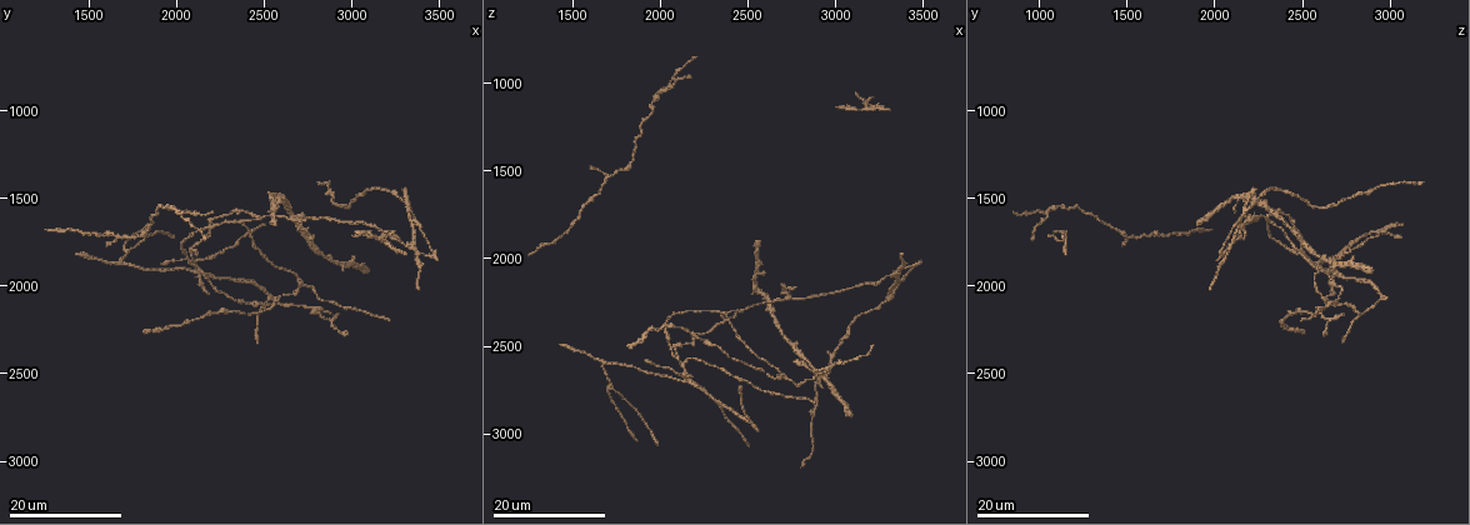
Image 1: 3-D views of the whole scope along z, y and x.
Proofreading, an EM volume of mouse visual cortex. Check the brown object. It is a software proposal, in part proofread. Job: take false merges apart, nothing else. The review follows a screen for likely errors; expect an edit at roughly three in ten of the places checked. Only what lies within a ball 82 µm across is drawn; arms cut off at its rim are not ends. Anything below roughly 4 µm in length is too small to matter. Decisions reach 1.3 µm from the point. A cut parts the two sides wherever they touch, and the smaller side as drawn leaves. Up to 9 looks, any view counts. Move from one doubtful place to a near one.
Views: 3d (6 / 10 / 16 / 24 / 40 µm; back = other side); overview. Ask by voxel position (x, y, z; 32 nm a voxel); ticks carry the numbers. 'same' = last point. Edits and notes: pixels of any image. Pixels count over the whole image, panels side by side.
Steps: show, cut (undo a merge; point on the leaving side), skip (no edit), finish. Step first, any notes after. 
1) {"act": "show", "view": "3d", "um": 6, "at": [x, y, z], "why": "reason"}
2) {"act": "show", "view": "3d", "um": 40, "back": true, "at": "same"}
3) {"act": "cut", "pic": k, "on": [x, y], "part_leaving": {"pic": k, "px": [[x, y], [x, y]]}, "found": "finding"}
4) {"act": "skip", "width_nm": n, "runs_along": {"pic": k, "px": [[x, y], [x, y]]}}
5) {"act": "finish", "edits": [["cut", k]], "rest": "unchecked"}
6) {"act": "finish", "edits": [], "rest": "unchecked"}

{"act": "show", "view": "3d", "um": 16, "at": [3320, 1780, 2100], "why": "calibre changes"}

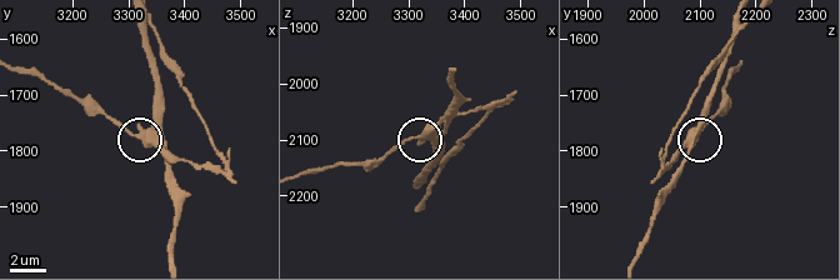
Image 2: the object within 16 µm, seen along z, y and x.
{"act": "show", "view": "3d", "um": 6, "at": [3315, 1765, 2095]}

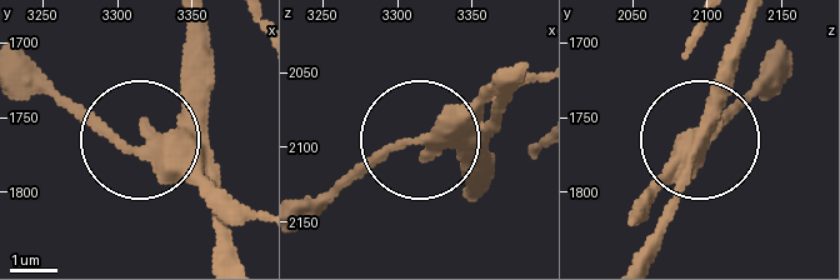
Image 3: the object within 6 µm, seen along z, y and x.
{"act": "cut", "pic": 3, "on": [195, 75], "width_nm": 370, "part_leaving": {"pic": 3, "px": [[198, 140], [198, 24]]}, "found": "two cells meet here"}

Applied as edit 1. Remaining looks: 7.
{"act": "show", "view": "3d", "um": 10, "at": [3455, 1805, 2040], "why": "sudden change in width"}

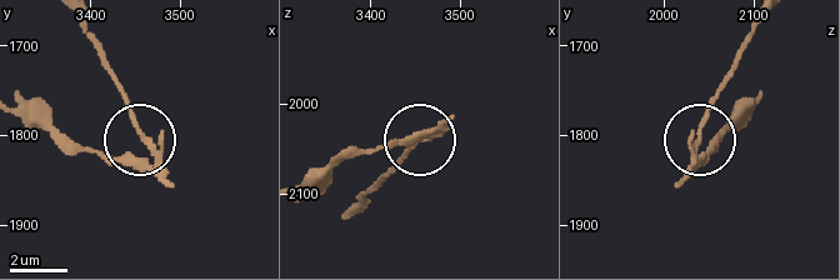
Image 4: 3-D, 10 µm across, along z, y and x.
{"act": "cut", "pic": 4, "on": [136, 130], "part_leaving": {"pic": 4, "px": [[156, 161], [154, 143], [85, 20]]}, "found": "two cells meet here"}

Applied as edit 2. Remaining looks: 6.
{"act": "show", "view": "3d", "um": 24, "at": [2760, 1620, 2220], "why": "four or more arms meet"}

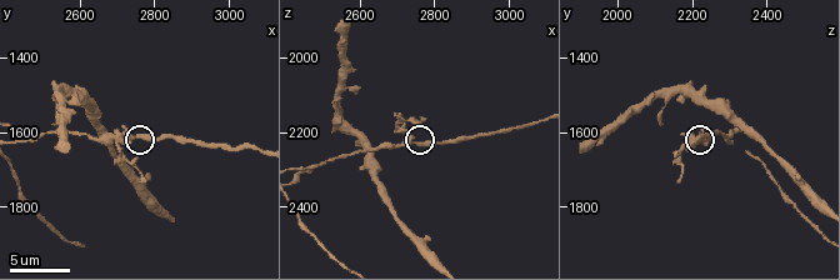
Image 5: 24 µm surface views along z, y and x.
{"act": "show", "view": "3d", "um": 10, "at": [2740, 1620, 2220], "why": "closer look"}

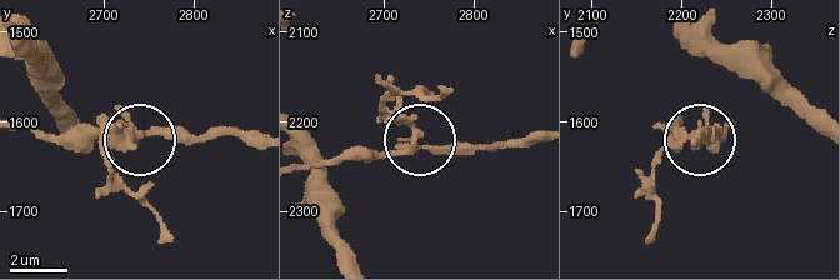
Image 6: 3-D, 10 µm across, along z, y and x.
{"act": "cut", "pic": 6, "on": [108, 120], "part_leaving": {"pic": 6, "px": [[410, 143], [391, 99], [451, 90]]}, "found": "a second cell is stuck on"}

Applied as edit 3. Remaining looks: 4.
{"act": "show", "view": "3d", "um": 6, "at": [2450, 1620, 2300], "why": "thin arm on a thick one"}

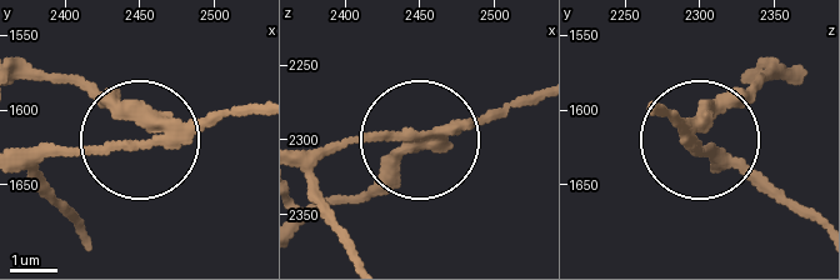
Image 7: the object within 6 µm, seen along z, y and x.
{"act": "cut", "pic": 7, "on": [106, 106], "arms": 3, "part_leaving": {"pic": 7, "px": [[159, 121], [128, 118], [80, 78], [20, 74]]}, "found": "a second cell is stuck on"}

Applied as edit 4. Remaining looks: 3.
{"act": "show", "view": "3d", "um": 16, "at": [2040, 1600, 1060], "why": "side arm on a straight run"}

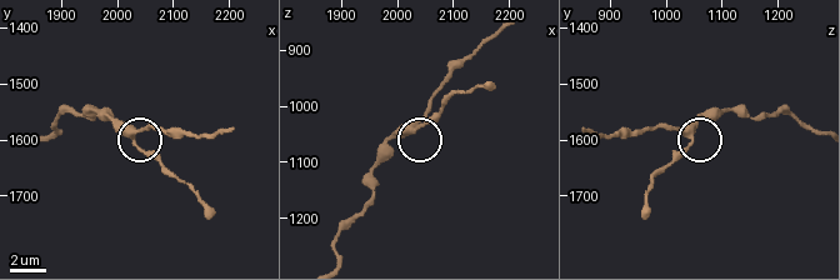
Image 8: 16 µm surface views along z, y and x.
{"act": "show", "view": "3d", "um": 10, "at": [2025, 1590, 1040]}

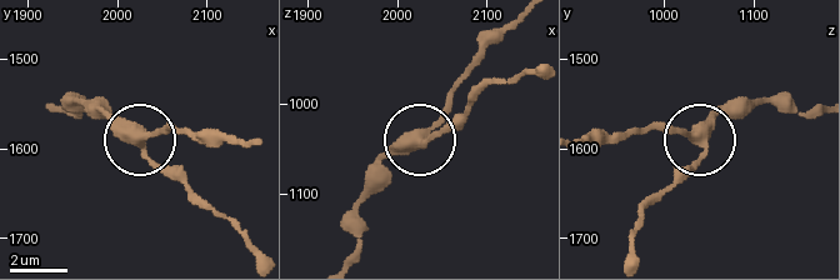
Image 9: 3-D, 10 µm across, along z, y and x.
{"act": "skip", "arms": 3, "runs_along": {"pic": 9, "px": [[59, 105], [76, 113], [88, 99], [143, 141], [188, 126]]}, "found": "one cell here"}

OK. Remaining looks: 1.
{"act": "finish", "edits": [["cut", 3], ["cut", 4], ["cut", 6], ["cut", 7]], "rest": "unchecked"}

